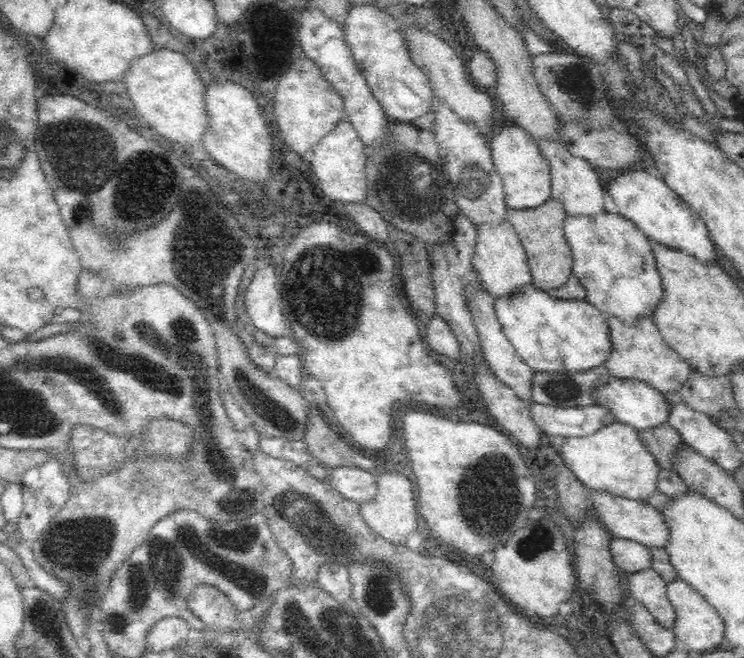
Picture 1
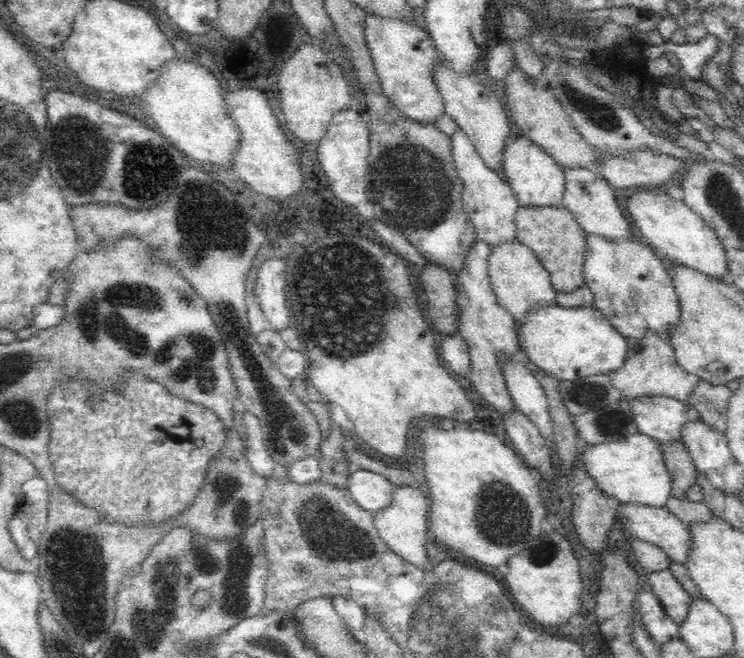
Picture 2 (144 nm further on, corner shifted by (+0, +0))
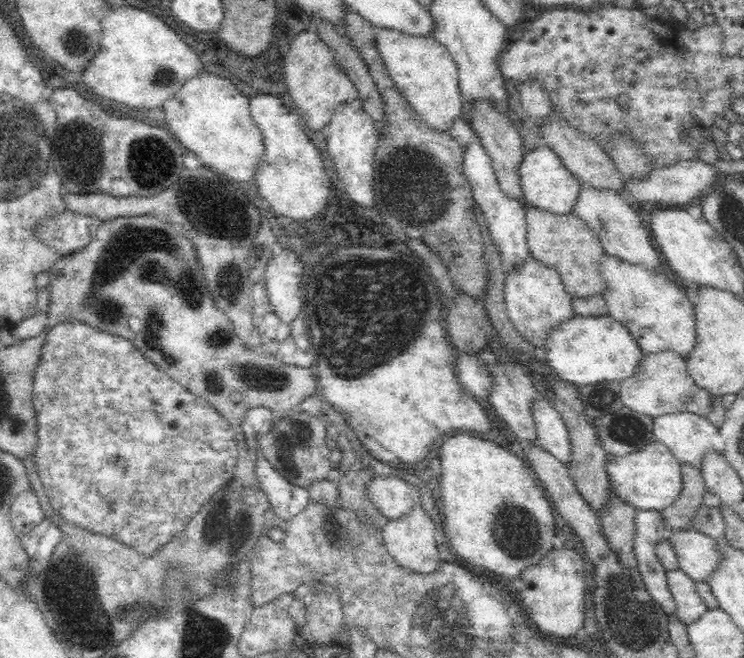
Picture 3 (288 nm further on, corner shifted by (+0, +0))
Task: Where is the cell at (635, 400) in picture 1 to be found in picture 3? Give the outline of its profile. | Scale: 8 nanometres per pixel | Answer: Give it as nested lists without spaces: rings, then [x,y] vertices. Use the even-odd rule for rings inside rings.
[[[674,412],[674,414],[656,416],[654,418],[654,436],[658,442],[666,444],[680,462],[696,466],[698,470],[702,466],[706,452],[724,454],[724,448],[726,448],[726,442],[720,434],[720,428],[716,428],[708,418],[704,418],[700,414],[692,414],[692,412]]]

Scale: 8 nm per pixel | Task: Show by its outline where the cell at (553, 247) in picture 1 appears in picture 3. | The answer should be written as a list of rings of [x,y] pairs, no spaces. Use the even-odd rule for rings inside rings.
[[[526,206],[524,216],[526,216],[526,242],[532,258],[556,270],[556,274],[562,278],[564,290],[572,298],[604,296],[608,292],[608,282],[604,282],[604,276],[600,274],[600,262],[606,250],[602,248],[598,236],[588,228],[588,224],[578,214],[574,212],[554,214],[550,210]]]

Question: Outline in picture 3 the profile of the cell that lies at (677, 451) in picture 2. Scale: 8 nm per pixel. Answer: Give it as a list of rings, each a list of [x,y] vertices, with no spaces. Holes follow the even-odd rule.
[[[680,462],[680,472],[682,472],[680,496],[674,500],[674,504],[662,510],[662,516],[666,516],[666,520],[676,530],[696,530],[692,520],[698,514],[698,508],[704,506],[704,494],[708,492],[708,486],[702,478],[702,472],[696,466]]]

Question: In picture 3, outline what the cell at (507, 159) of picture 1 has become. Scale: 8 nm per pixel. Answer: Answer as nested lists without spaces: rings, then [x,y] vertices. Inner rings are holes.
[[[536,146],[536,150],[526,152],[520,166],[518,166],[518,176],[522,182],[522,194],[528,202],[528,206],[540,208],[540,210],[550,210],[554,214],[570,214],[574,212],[574,204],[578,200],[578,192],[582,190],[582,180],[574,176],[558,158],[556,152]]]

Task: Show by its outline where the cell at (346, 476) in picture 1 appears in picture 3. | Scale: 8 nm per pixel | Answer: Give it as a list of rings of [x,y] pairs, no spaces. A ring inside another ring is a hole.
[[[376,474],[372,480],[366,484],[366,496],[368,500],[390,520],[392,518],[402,518],[408,514],[414,506],[422,506],[420,494],[422,490],[414,484],[408,484],[402,478],[388,476],[386,474]]]

